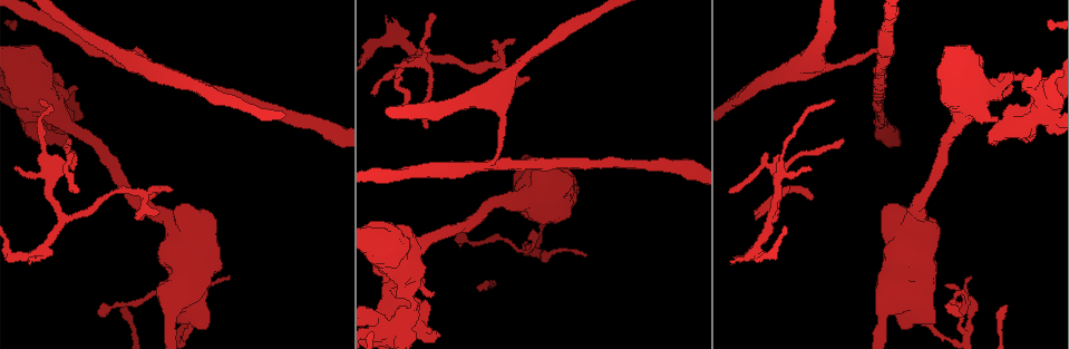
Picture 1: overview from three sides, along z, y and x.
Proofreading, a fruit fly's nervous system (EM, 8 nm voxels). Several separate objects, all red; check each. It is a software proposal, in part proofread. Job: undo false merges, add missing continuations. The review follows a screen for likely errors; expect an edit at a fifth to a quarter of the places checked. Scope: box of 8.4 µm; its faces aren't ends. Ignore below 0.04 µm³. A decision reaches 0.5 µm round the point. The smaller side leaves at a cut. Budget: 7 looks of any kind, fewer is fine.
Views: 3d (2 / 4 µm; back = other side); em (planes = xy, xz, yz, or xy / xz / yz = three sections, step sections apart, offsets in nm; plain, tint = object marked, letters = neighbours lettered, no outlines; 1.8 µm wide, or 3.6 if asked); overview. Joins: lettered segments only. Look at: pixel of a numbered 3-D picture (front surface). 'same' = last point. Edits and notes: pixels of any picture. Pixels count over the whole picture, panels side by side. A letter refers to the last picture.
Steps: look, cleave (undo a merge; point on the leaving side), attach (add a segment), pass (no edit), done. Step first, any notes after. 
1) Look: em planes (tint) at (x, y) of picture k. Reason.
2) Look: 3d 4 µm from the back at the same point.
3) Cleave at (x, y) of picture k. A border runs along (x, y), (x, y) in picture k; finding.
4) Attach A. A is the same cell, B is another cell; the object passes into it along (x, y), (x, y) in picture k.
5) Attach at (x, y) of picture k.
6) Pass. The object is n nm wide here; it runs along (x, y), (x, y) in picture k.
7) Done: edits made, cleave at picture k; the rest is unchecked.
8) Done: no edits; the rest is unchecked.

Look: em planes (letters) at (19, 170) of picture 1. Tapers out.

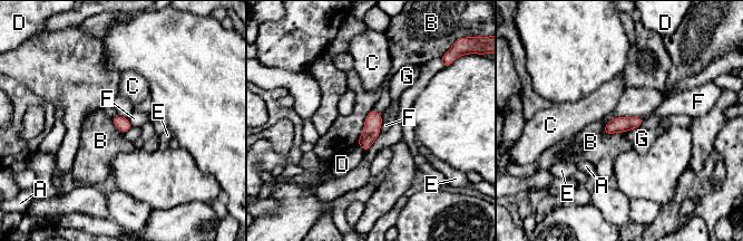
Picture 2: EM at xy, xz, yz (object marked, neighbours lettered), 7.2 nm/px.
Pass. A, B, C, D, E, F and G are other cells; a border runs along (372, 107), (355, 144) in picture 2; no lettered segment goes on from it.

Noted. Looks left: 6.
Look: 3d 4 µm from the back at (498, 58) of picture 1. An open end.

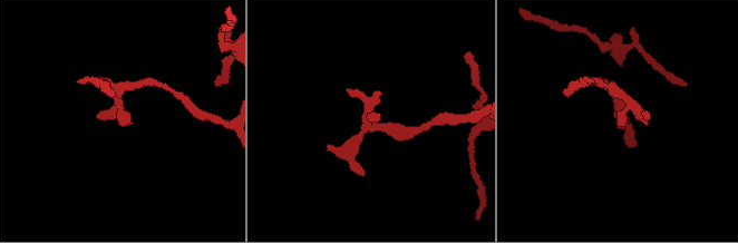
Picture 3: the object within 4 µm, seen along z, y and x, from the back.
Look: em xy step 4 (letters) at (618, 123) of picture 3. Need the tissue.

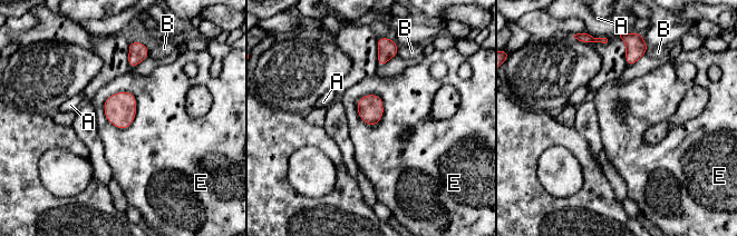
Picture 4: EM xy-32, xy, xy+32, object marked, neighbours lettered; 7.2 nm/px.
Pass. A, B and E are other cells; no lettered segment goes on from it.

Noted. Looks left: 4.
Look: em planes (letters) at (1020, 78) of picture 1.

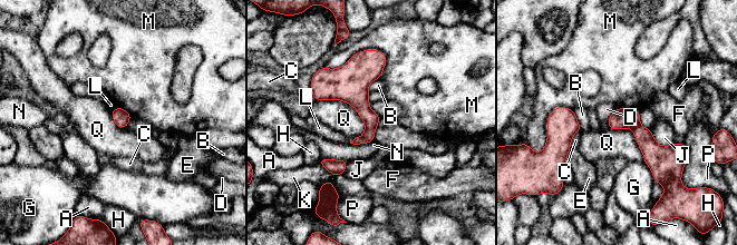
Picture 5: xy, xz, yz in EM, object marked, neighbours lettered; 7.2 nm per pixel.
Cleave at (357, 140) of picture 5. The object is 110 nm wide here; A, B, C, D, E, F, G, H, J, K, L, M, N, P and Q are other cells; a border runs along (361, 136), (370, 141) in picture 5; two neurons meet here.

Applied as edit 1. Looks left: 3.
Done: edits made, cleave at picture 5; the rest is unchecked.

